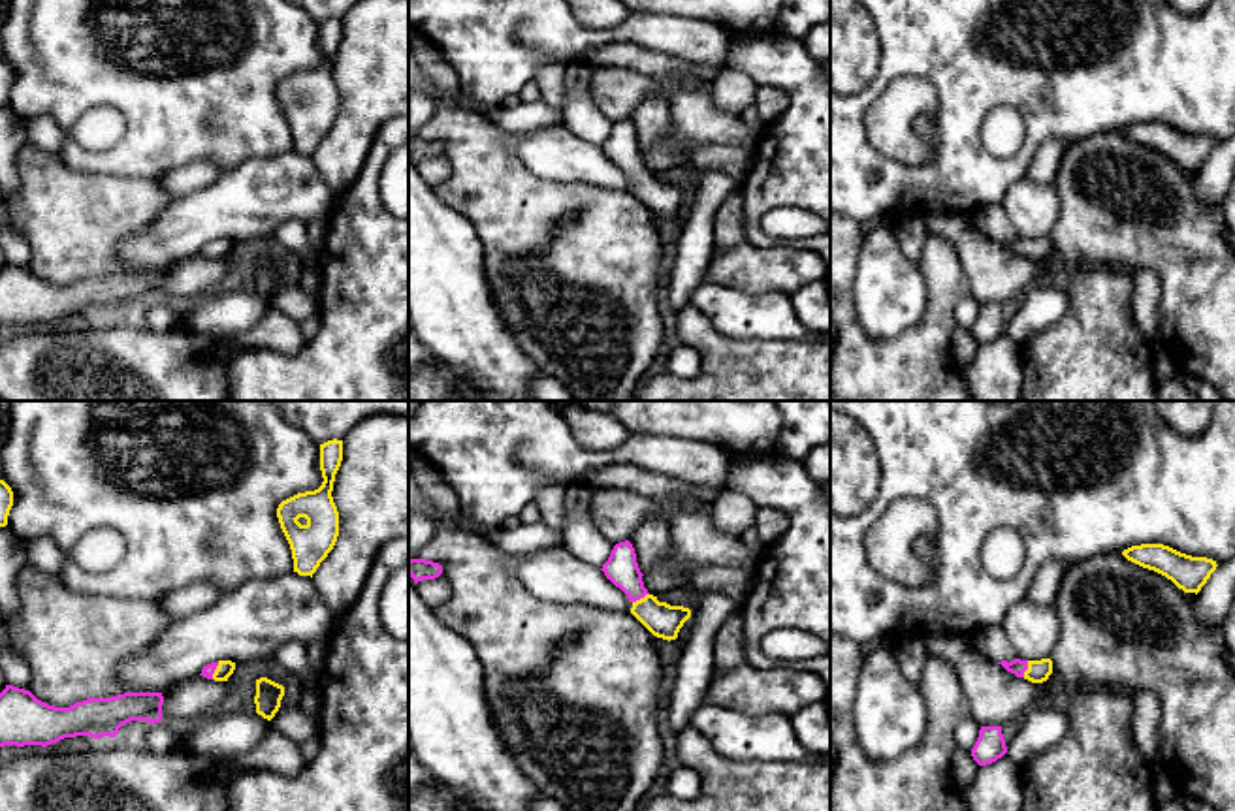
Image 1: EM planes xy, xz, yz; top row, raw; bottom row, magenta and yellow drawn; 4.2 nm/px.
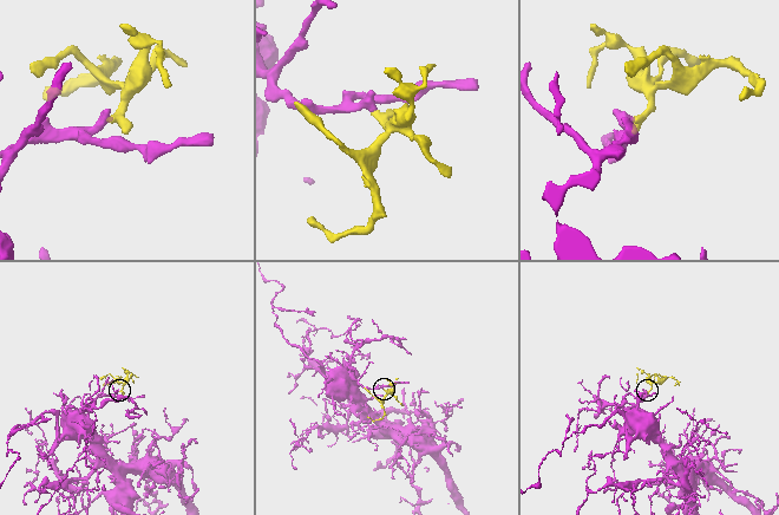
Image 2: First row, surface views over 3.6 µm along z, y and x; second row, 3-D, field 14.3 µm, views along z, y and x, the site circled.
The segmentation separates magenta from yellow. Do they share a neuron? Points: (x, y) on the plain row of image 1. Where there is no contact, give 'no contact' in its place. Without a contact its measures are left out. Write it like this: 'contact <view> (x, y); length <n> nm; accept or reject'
contact xz (641, 175); length 80 nm; accept

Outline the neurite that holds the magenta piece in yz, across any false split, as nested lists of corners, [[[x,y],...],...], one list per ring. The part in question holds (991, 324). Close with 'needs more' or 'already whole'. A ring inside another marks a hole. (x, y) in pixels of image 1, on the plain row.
[[[981,305],[971,335],[979,344],[996,341],[1007,331],[1002,305]]]; already whole

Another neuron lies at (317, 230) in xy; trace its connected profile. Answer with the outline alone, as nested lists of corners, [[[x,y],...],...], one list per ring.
[[[328,218],[311,220],[307,226],[309,250],[318,254],[328,231]]]

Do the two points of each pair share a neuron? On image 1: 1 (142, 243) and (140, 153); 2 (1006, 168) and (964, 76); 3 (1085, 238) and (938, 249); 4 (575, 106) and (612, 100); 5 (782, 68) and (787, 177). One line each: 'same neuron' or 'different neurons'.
1: different neurons
2: same neuron
3: different neurons
4: different neurons
5: same neuron

